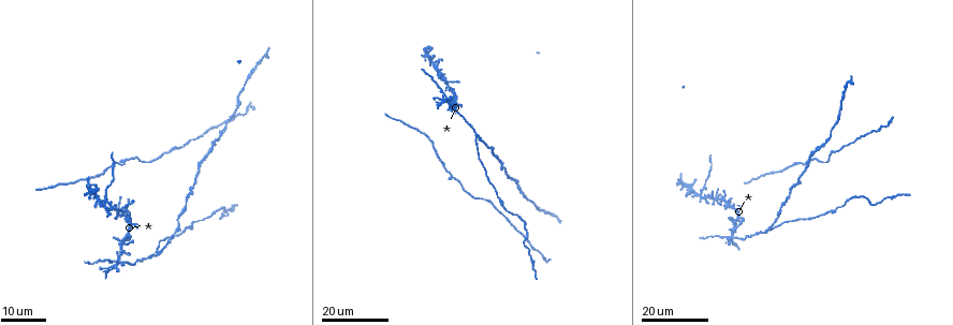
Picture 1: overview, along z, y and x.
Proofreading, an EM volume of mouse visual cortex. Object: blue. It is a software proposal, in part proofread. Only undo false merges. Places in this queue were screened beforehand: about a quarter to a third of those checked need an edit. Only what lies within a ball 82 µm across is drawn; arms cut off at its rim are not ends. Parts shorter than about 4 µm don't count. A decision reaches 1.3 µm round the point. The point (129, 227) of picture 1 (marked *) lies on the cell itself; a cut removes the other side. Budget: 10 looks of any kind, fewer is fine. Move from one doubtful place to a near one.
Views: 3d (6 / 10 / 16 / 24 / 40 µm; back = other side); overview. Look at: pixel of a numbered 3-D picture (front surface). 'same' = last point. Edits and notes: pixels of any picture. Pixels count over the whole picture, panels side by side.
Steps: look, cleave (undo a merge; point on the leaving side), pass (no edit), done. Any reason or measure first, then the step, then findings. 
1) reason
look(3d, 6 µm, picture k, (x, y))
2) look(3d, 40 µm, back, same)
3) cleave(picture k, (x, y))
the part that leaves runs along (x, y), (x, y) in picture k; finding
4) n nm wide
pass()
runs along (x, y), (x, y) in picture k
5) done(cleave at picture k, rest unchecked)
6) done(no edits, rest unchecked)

a fork
look(3d, 16 µm, picture 1, (700, 192))

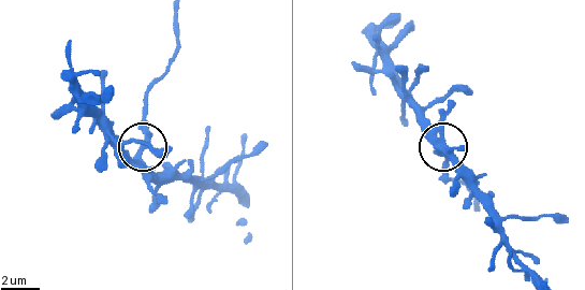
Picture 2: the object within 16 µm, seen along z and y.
look(3d, 10 µm, picture 2, (436, 148))

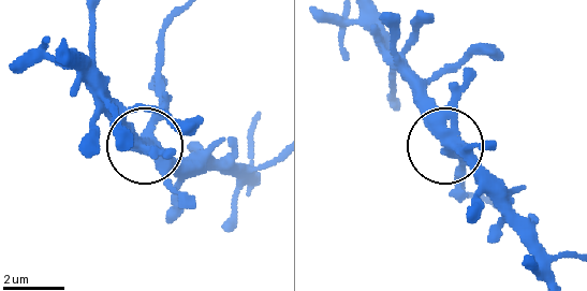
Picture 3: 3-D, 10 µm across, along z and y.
3 arms
cleave(picture 3, (159, 84))
the part that leaves runs along (150, 126), (158, 52), (173, 13) in picture 3; a second cell is stuck on

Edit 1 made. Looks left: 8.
look(overview)

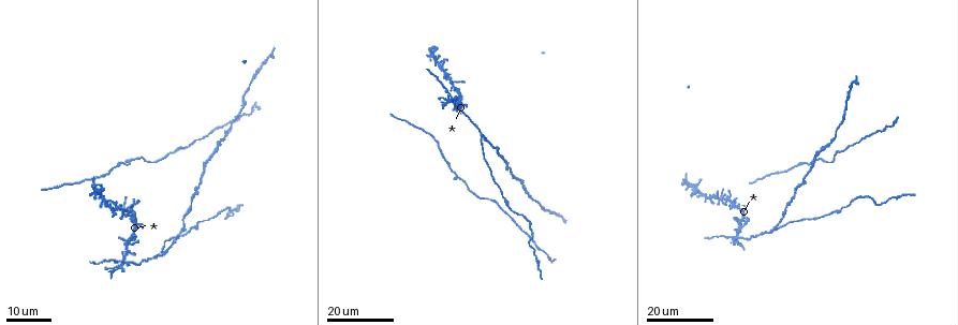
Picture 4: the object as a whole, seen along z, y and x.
two arms in line, one across
look(3d, 24 µm, picture 4, (164, 252))

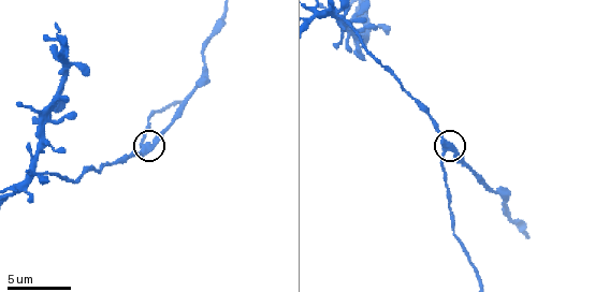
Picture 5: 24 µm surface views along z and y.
look(3d, 6 µm, picture 5, (448, 148))

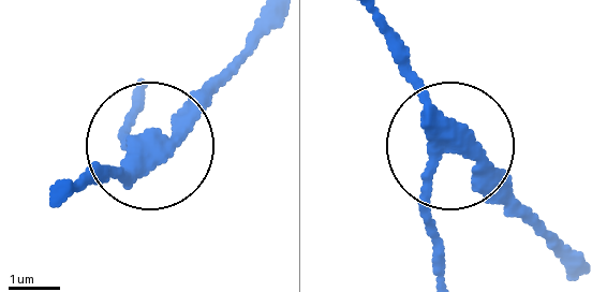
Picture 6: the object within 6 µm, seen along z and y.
cleave(picture 6, (191, 123))
the part that leaves runs along (134, 158), (267, 17) in picture 6; two cells meet here

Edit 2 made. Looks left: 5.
look(overview)

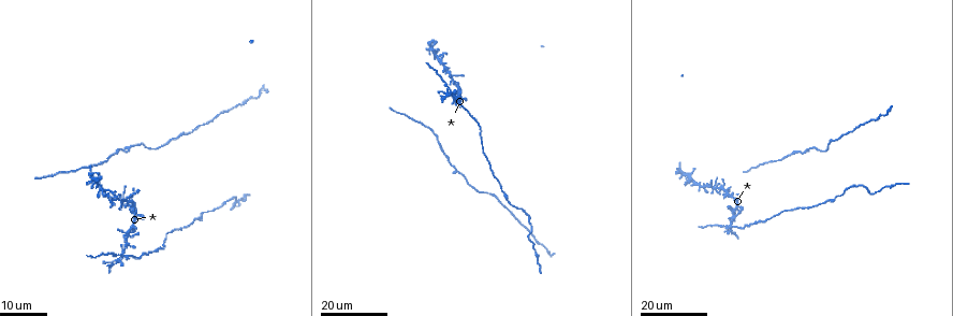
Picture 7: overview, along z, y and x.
looks like a crossing
look(3d, 24 µm, picture 7, (713, 187))

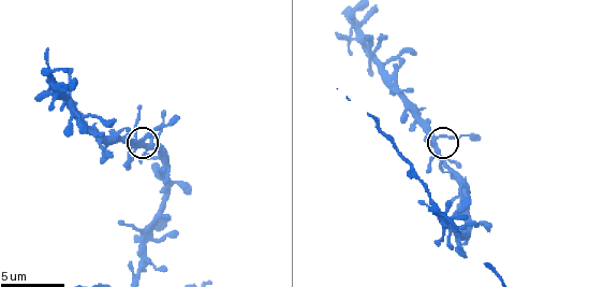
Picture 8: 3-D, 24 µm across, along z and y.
look(3d, 6 µm, picture 8, (133, 140))

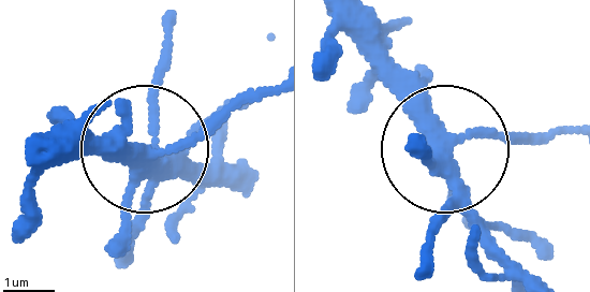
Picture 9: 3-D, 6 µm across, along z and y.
pass()
all the same cell

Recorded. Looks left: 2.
looks like a crossing
look(3d, 16 µm, picture 8, (439, 209))

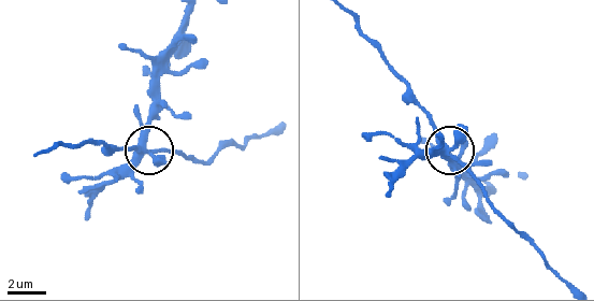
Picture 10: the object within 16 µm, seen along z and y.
5 arms
pass()
runs along (187, 18), (158, 82), (158, 111), (147, 148), (112, 148) in picture 10; continuous, no second cell

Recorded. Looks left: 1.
done(cleave at picture 3, cleave at picture 6, rest unchecked)

